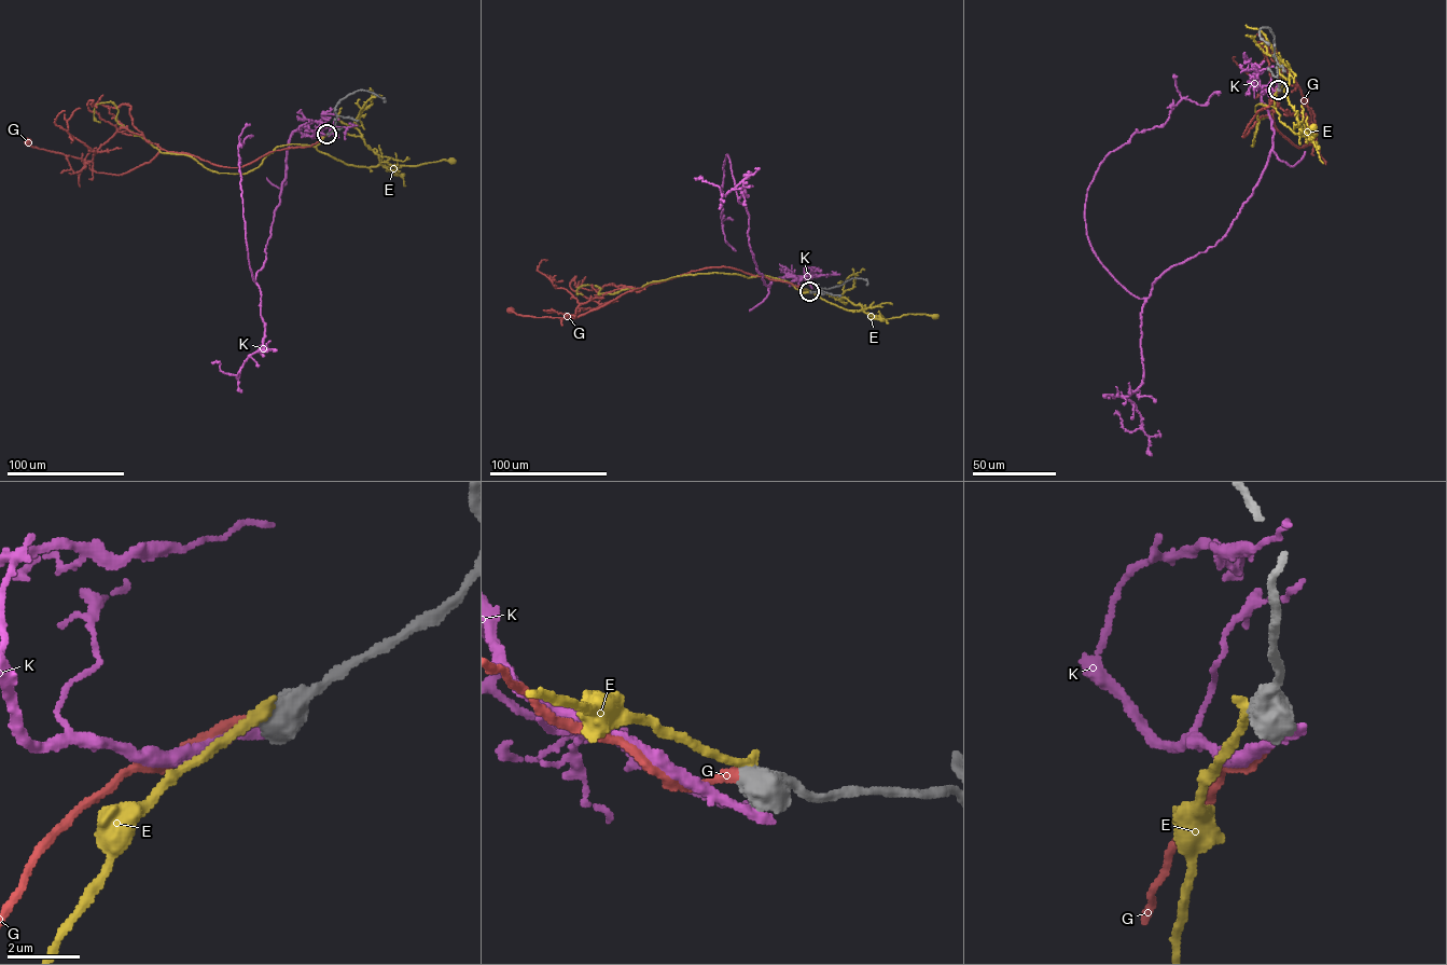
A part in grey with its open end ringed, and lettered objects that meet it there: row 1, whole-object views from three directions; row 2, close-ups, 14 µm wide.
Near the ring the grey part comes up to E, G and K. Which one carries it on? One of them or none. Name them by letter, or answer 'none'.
G

